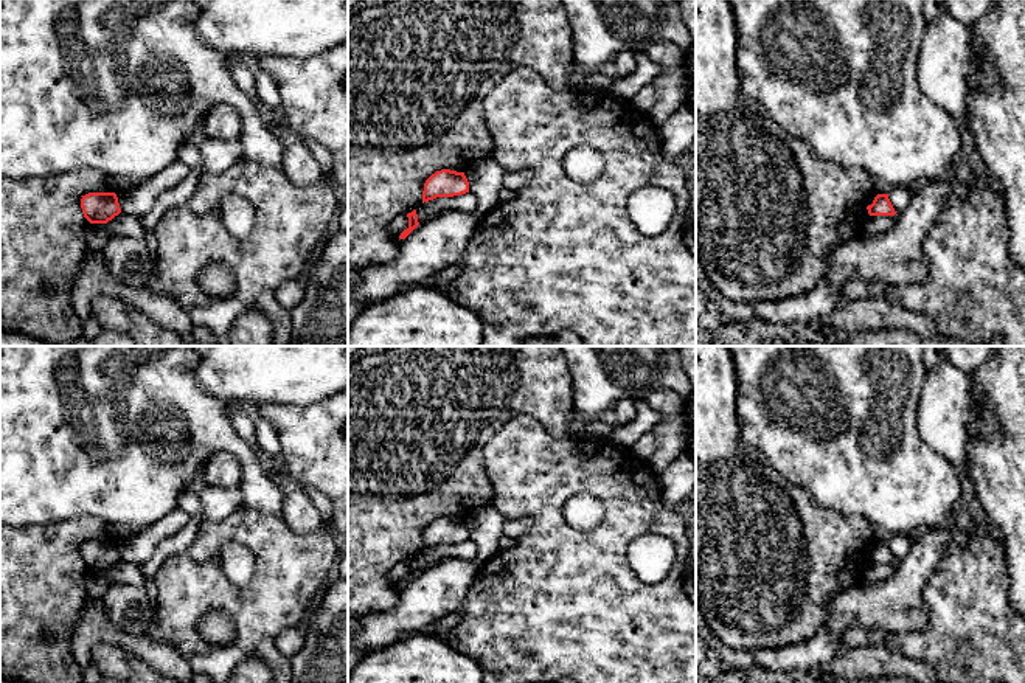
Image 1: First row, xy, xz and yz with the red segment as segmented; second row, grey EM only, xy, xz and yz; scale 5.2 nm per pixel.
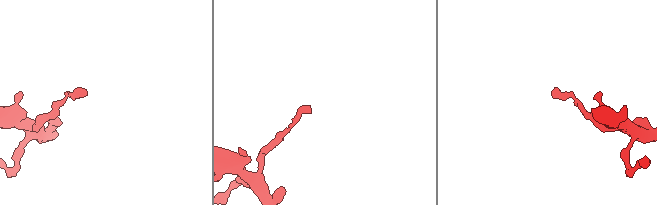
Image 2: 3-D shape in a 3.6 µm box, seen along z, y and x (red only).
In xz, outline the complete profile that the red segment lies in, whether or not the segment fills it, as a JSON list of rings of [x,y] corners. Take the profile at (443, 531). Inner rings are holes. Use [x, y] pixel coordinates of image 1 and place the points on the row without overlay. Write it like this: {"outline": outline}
{"outline": [[[441,517],[426,528],[422,551],[436,545],[453,545],[466,540],[469,540],[469,529],[464,520]]]}

